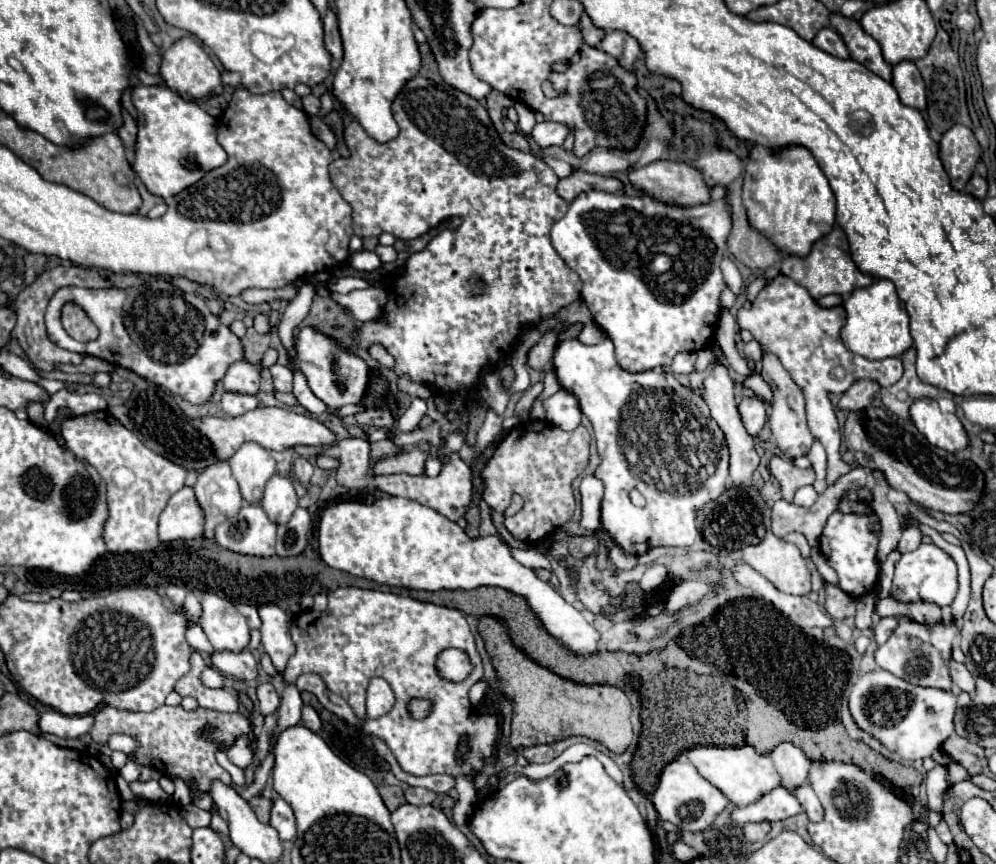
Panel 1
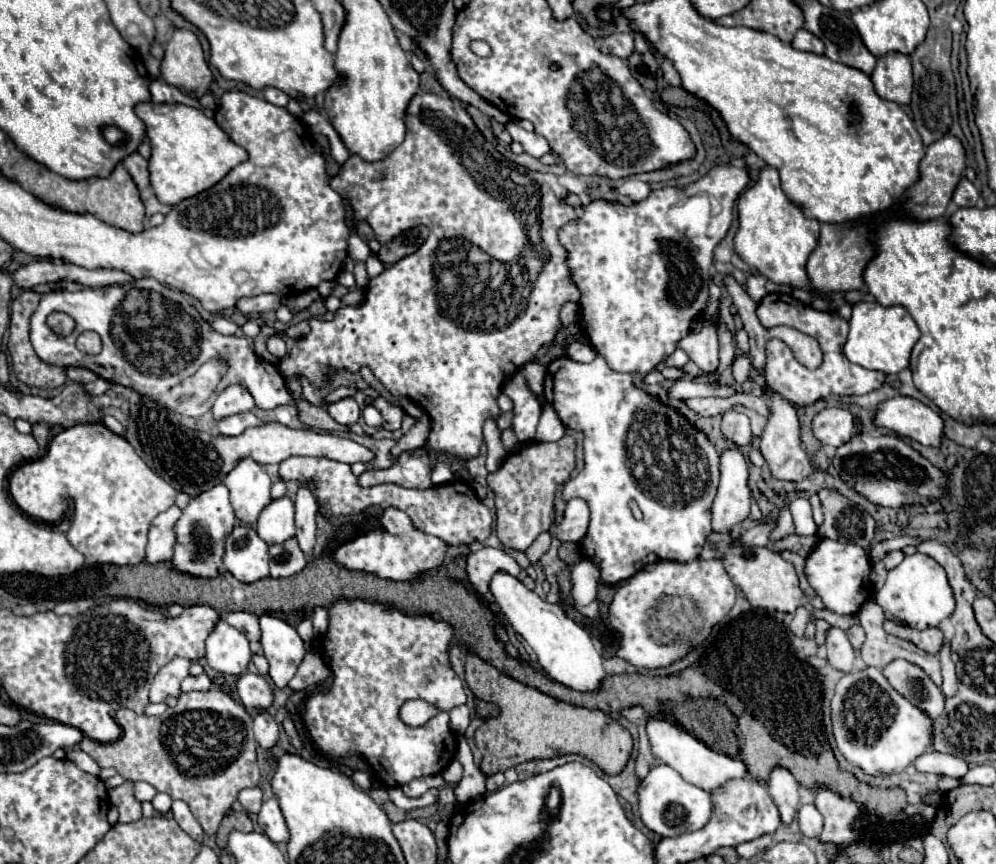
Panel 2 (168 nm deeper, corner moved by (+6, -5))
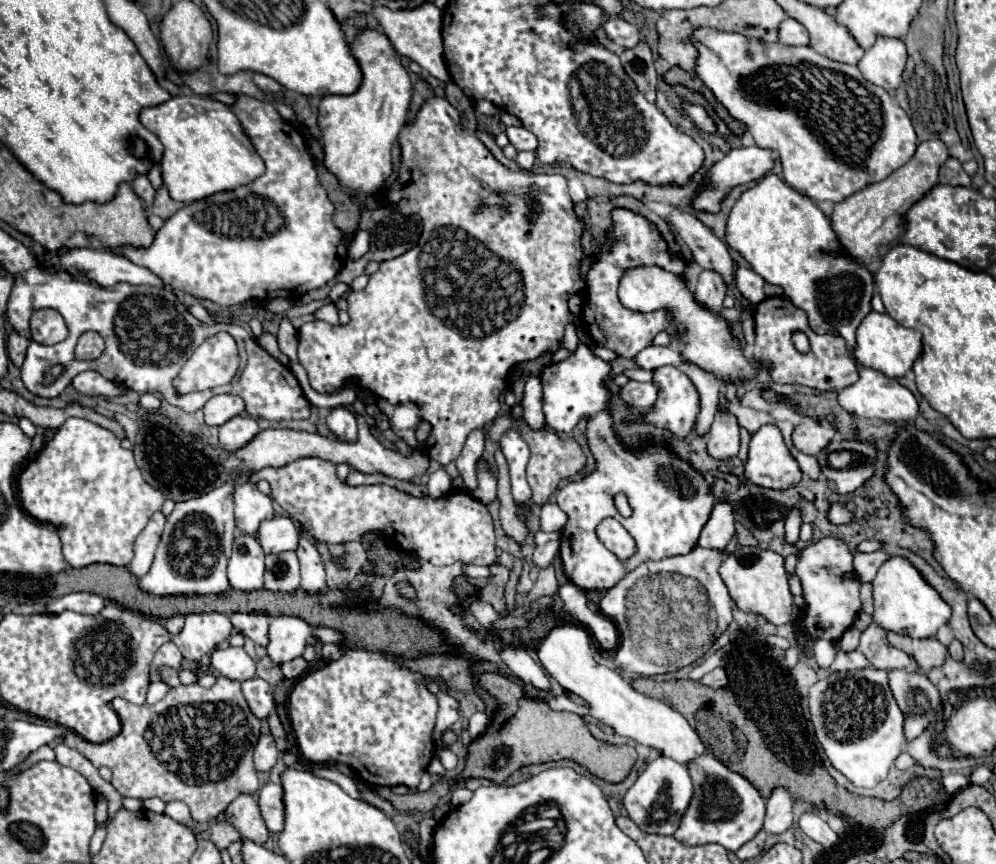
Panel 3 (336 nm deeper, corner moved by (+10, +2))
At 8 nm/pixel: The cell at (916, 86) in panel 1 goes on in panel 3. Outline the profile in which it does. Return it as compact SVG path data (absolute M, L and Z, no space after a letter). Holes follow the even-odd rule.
M878 38L872 48L866 50L858 62L862 76L880 88L896 90L902 84L902 72L906 66L906 46L898 38Z

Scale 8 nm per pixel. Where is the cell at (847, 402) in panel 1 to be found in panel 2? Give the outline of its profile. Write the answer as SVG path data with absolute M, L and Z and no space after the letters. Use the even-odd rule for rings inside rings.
M826 407L812 419L812 433L822 445L840 447L854 435L854 417L840 407Z

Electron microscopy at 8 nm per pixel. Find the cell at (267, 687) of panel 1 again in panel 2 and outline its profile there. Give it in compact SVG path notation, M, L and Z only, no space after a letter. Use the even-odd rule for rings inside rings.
M266 711L254 715L254 737L258 741L258 747L264 751L272 751L278 743L280 729L278 729L274 717L268 715Z

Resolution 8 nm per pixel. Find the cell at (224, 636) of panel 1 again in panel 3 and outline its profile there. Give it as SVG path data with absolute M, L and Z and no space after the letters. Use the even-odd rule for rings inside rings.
M226 646L226 648L214 648L210 652L212 666L230 680L248 680L256 674L256 662L244 652L242 646Z

